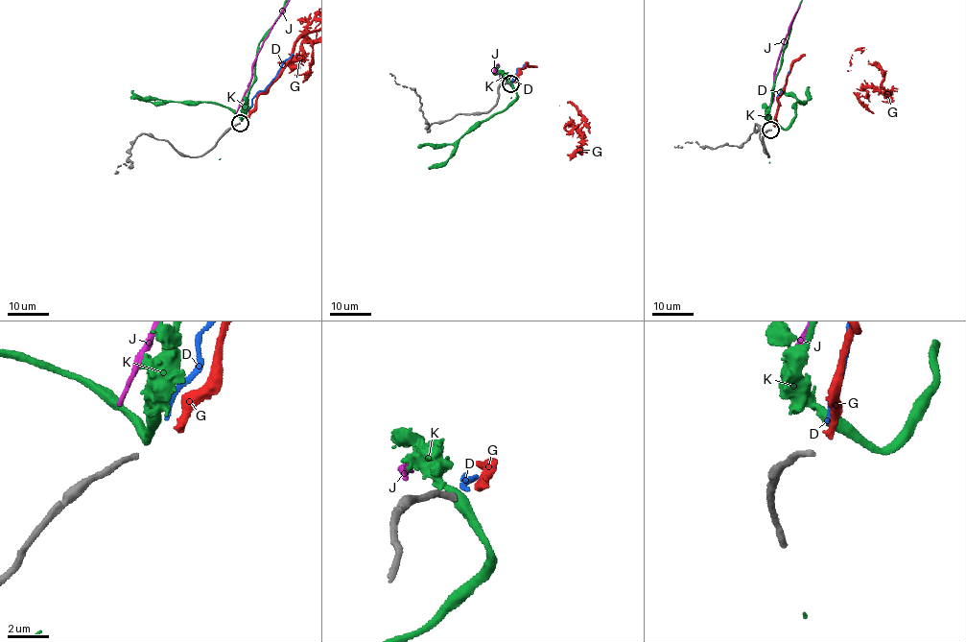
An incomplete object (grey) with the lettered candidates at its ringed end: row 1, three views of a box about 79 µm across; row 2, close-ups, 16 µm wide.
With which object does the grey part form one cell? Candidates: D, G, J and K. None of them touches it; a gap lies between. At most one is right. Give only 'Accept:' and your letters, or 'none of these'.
Accept: G

